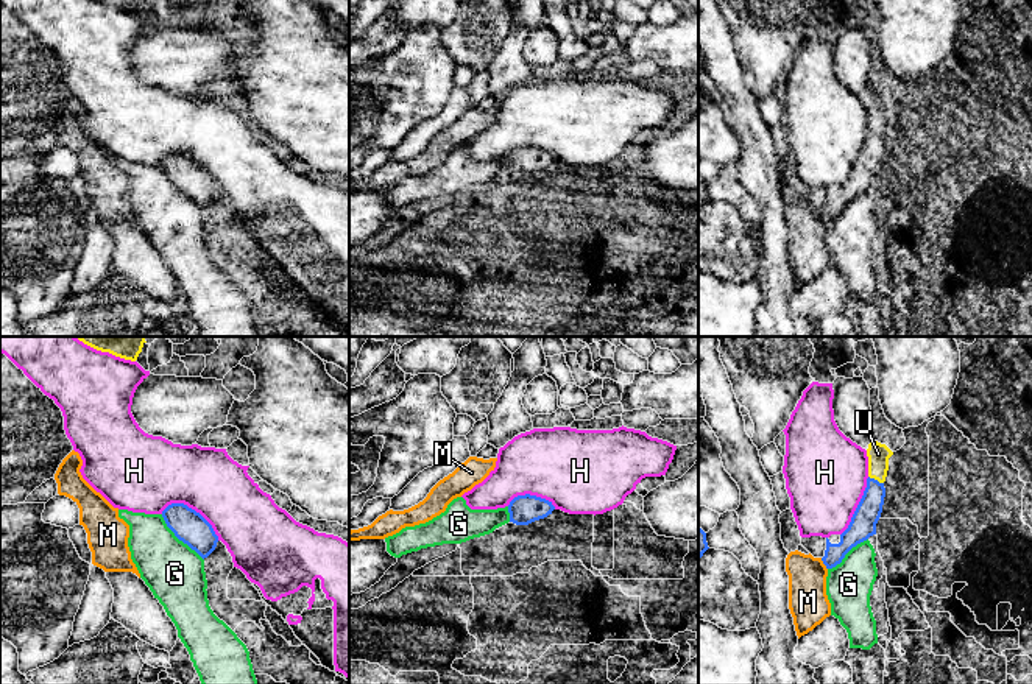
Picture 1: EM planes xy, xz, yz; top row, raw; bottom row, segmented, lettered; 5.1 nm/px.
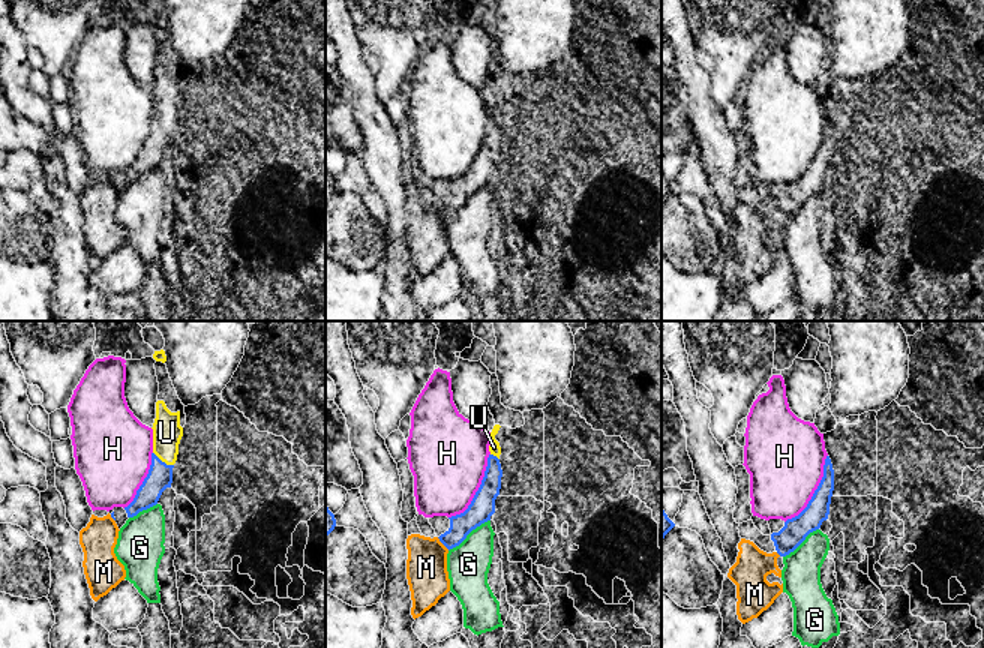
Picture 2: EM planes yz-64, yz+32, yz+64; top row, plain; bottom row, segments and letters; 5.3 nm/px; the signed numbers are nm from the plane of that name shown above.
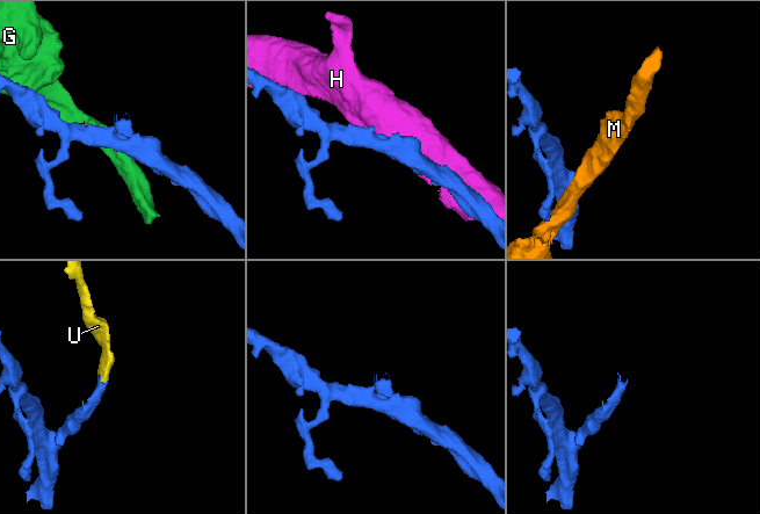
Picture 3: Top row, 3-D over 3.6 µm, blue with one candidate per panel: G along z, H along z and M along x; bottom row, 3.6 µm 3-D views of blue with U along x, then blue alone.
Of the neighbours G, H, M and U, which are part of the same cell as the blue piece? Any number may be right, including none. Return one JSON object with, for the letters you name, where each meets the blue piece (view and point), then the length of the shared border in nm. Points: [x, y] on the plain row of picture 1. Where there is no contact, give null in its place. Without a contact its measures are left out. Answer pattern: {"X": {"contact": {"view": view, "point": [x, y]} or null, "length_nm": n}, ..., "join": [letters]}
{"U": {"contact": {"view": "yz", "point": [876, 131]}, "length_nm": 90}, "join": ["U"]}

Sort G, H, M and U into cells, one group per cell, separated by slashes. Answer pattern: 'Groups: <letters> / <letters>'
Groups: G / H / M / U

